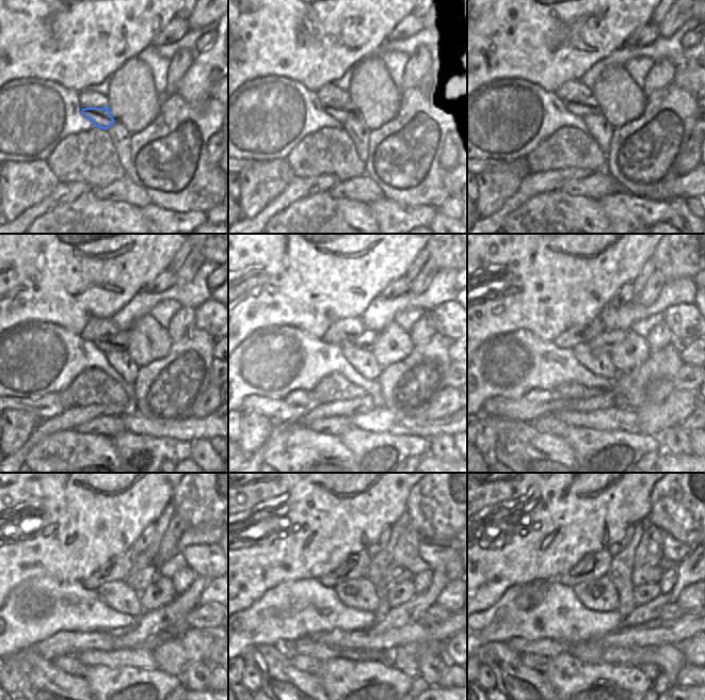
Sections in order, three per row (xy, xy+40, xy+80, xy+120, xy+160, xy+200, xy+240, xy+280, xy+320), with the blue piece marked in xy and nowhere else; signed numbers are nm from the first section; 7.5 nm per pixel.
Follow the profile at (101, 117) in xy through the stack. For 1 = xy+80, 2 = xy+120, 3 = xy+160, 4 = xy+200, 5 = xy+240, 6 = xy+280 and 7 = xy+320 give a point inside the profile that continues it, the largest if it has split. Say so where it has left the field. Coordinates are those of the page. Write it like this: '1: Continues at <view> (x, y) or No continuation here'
1: Continues at xy+80 (581, 108)
2: Continues at xy+120 (119, 343)
3: Continues at xy+160 (365, 341)
4: Continues at xy+200 (607, 341)
5: Continues at xy+240 (139, 581)
6: Continues at xy+280 (398, 574)
7: Continues at xy+320 (644, 575)

